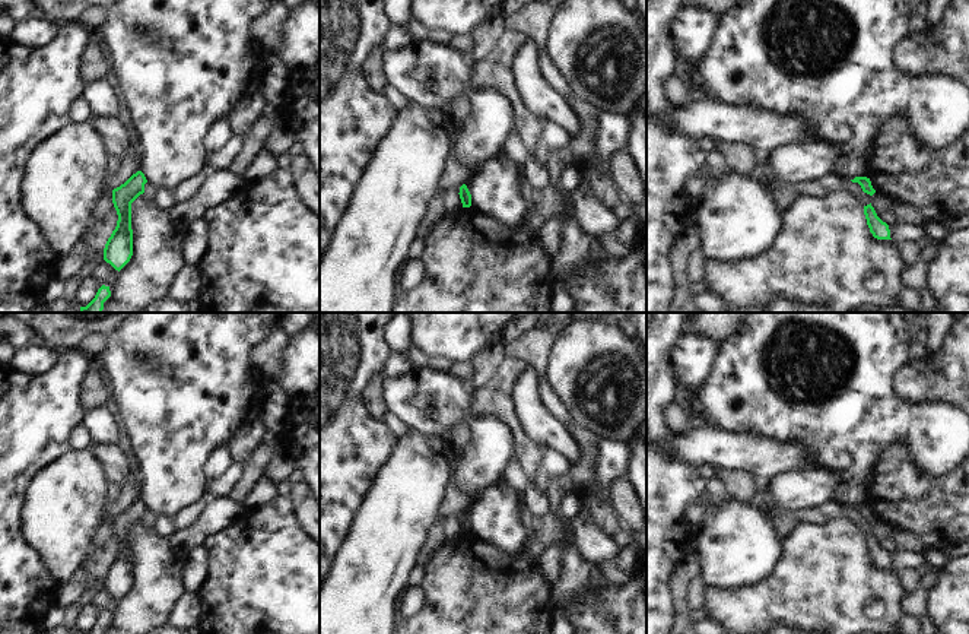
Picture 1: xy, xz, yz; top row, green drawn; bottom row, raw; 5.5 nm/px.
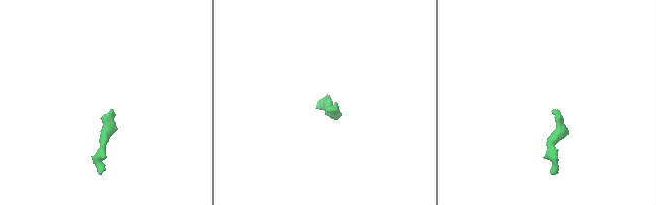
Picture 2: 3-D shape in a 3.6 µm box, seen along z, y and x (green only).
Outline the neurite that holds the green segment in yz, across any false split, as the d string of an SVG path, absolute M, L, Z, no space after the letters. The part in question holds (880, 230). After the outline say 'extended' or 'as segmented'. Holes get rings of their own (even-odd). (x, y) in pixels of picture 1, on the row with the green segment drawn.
M871 203L864 206L864 215L865 215L870 232L873 234L874 238L877 238L877 240L892 240L889 225L877 216Z; as segmented

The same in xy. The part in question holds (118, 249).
M137 171L124 184L112 190L112 203L118 215L117 226L104 248L104 260L121 270L133 256L131 203L144 193L144 174Z; as segmented

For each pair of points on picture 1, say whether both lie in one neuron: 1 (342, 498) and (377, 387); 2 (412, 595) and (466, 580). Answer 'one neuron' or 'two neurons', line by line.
1: two neurons
2: two neurons

